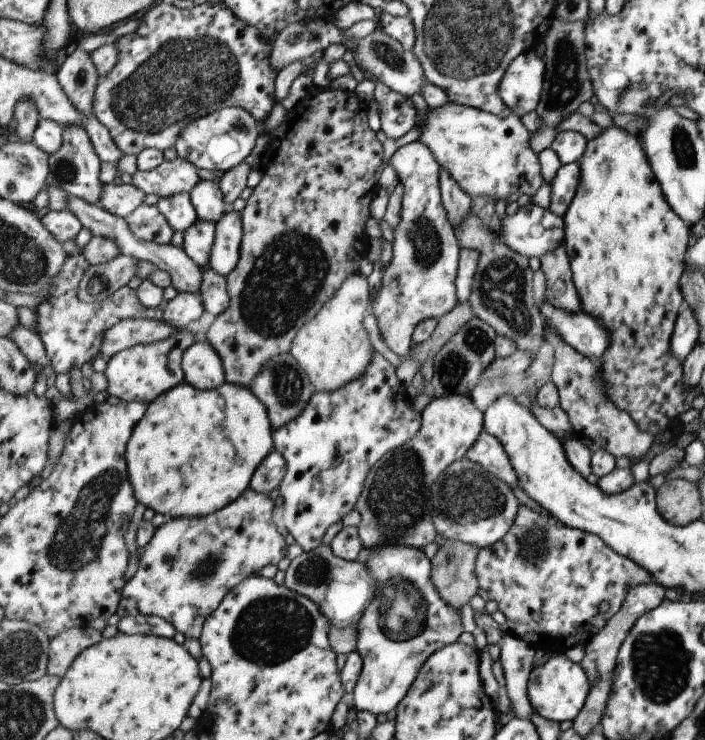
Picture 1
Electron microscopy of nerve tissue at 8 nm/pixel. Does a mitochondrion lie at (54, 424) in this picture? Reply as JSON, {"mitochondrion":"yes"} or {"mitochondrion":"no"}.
{"mitochondrion":"no"}

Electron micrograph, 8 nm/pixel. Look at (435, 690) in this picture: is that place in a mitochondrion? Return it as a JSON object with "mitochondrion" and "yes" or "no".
{"mitochondrion":"no"}

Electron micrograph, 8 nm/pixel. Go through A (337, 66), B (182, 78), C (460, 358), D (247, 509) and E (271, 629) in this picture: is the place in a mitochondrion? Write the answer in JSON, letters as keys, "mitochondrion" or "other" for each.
{"A":"other","B":"mitochondrion","C":"mitochondrion","D":"other","E":"mitochondrion"}

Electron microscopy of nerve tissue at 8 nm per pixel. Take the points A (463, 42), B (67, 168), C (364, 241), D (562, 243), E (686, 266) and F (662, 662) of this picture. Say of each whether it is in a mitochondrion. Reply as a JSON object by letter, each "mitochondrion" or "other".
{"A":"mitochondrion","B":"mitochondrion","C":"other","D":"other","E":"other","F":"mitochondrion"}

